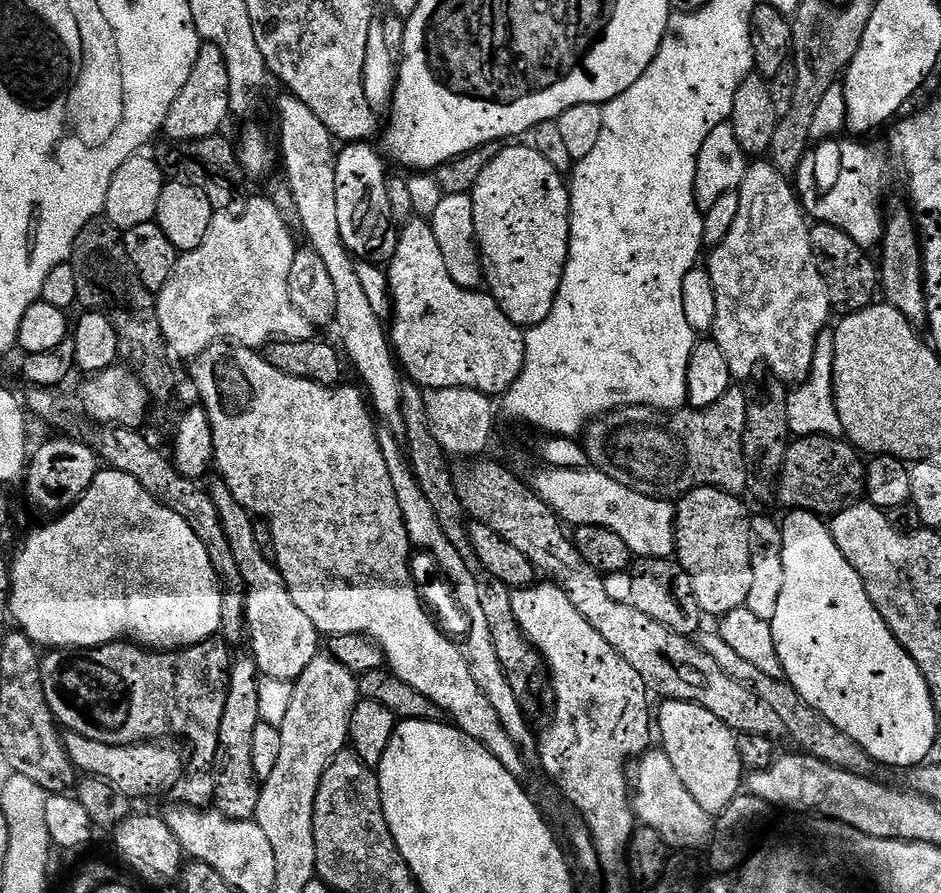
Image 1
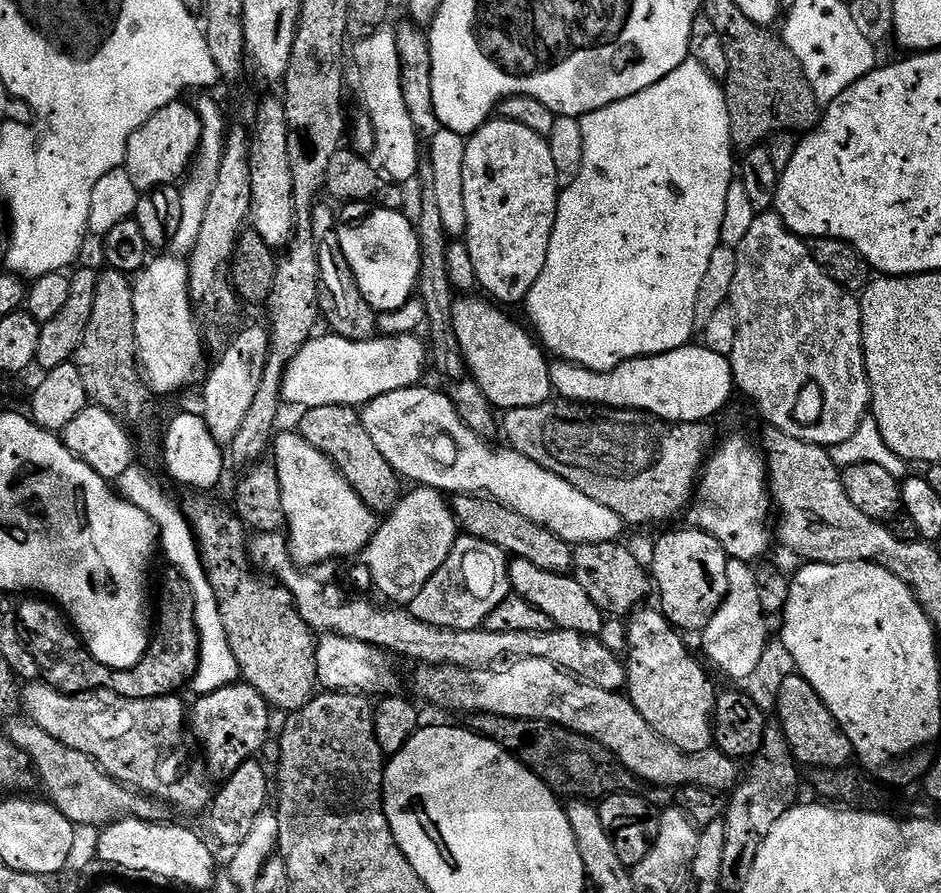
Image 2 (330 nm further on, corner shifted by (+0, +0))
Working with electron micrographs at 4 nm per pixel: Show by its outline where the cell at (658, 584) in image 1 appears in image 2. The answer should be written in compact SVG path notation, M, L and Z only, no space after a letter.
M624 542L579 545L572 553L571 575L576 577L578 586L590 594L594 606L598 606L609 617L627 617L637 611L647 601L644 599L654 592L654 581L649 569L640 565L639 558Z

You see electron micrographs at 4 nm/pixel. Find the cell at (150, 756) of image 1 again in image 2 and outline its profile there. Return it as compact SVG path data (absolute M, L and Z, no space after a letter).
M237 682L228 684L222 690L214 690L210 694L200 696L197 704L190 708L190 732L200 739L200 744L204 747L204 756L208 759L206 772L209 777L227 778L242 766L242 762L259 757L262 746L270 739L268 731L272 728L273 709L269 708L266 698L254 690L254 686Z

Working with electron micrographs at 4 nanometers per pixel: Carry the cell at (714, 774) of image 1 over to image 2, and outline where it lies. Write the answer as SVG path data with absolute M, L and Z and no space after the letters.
M641 607L627 617L628 623L628 656L626 655L626 667L628 669L628 682L626 695L632 705L646 718L646 722L670 746L678 746L680 752L698 754L702 750L713 747L714 744L714 709L716 707L717 689L712 689L712 680L704 673L705 665L692 657L690 649L684 645L685 637L672 623L664 617L663 612L655 607Z

